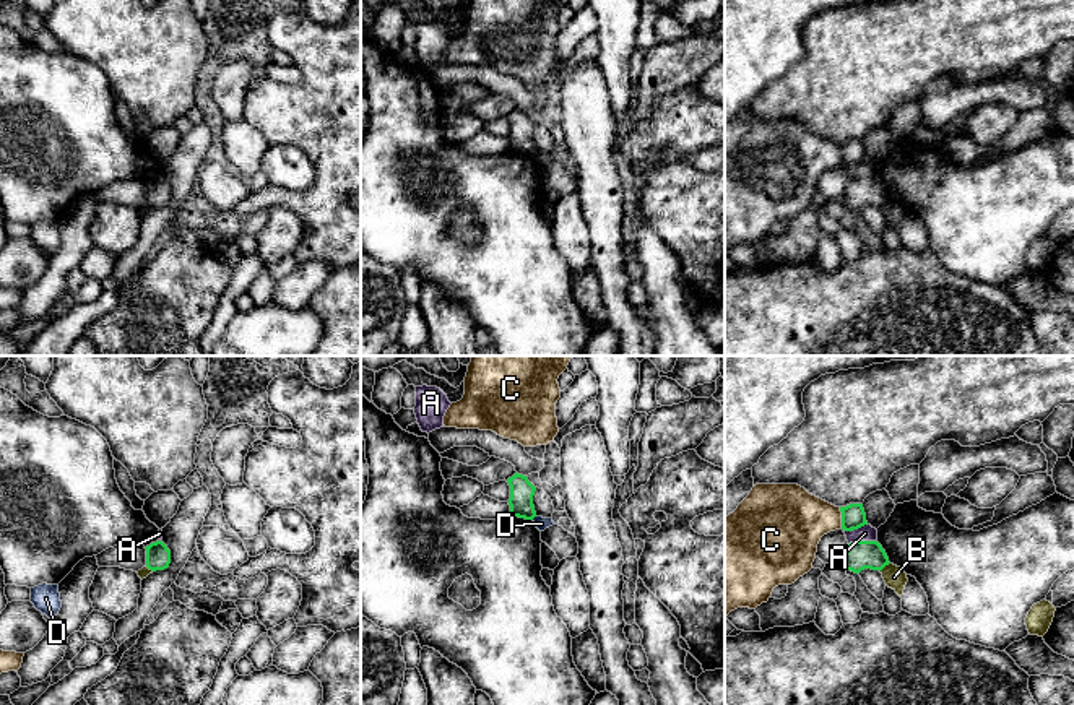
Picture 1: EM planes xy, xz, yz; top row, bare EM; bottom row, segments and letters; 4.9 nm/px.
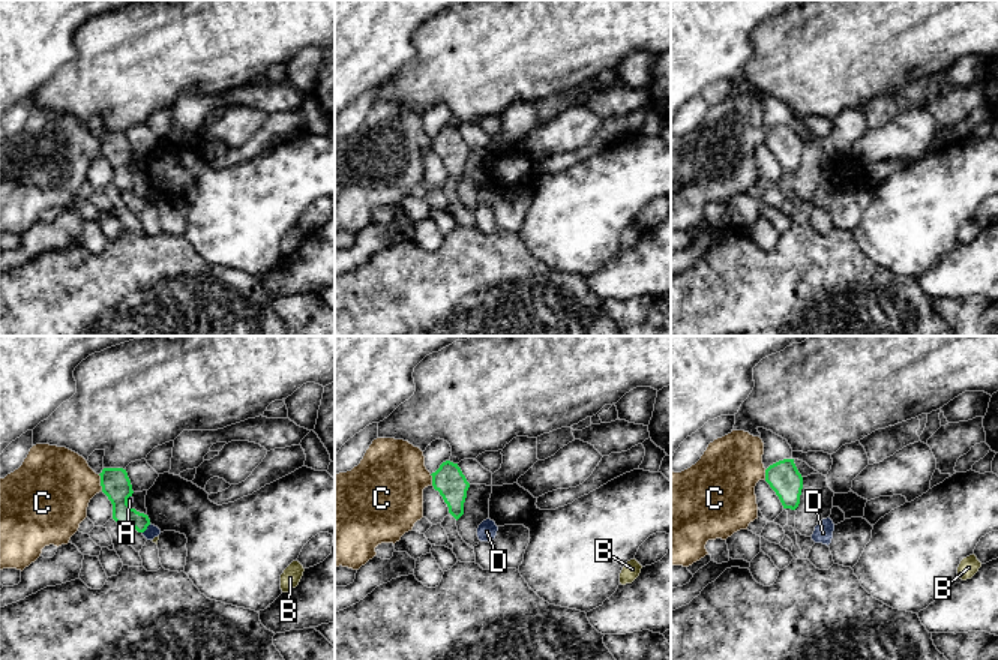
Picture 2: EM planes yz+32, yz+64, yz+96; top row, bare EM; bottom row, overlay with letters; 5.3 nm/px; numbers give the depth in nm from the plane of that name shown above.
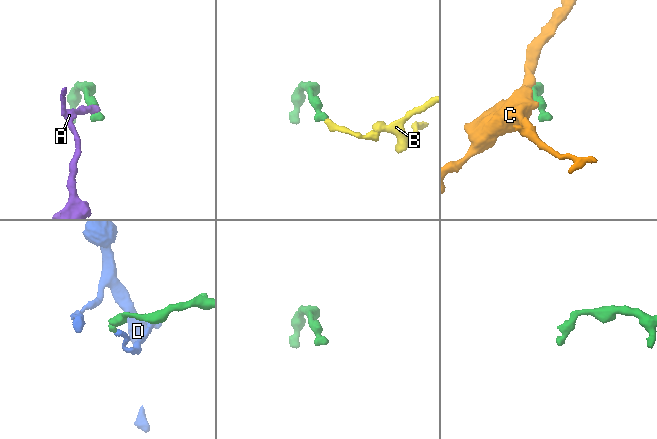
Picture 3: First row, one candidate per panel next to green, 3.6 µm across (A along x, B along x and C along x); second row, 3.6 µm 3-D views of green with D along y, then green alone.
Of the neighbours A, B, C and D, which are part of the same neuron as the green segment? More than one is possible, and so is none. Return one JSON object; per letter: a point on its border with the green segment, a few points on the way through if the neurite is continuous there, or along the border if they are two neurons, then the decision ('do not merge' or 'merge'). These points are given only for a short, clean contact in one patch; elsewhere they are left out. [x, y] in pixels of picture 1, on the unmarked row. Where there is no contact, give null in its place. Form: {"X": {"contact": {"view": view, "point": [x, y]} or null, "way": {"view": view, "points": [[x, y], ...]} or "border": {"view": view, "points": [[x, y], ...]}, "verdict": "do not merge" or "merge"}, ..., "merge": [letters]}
{"A": {"contact": {"view": "yz", "point": [861, 177]}, "border": {"view": "yz", "points": [[874, 176], [855, 176], [848, 181]]}, "verdict": "do not merge"}, "B": {"contact": {"view": "yz", "point": [884, 202]}, "border": {"view": "yz", "points": [[889, 198], [879, 207]]}, "verdict": "do not merge"}, "C": {"contact": {"view": "yz", "point": [842, 155]}, "verdict": "do not merge"}, "D": {"contact": {"view": "xz", "point": [533, 153]}, "border": {"view": "xz", "points": [[535, 151], [532, 155]]}, "verdict": "do not merge"}, "merge": []}

